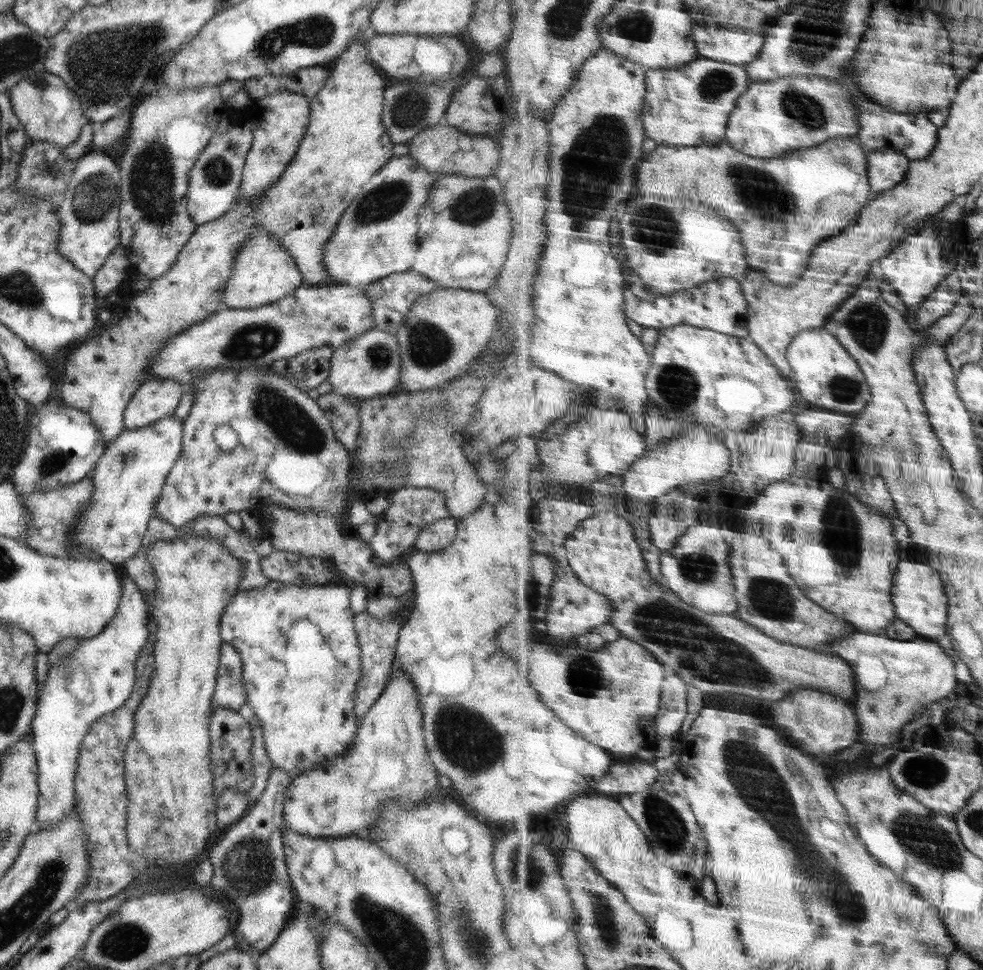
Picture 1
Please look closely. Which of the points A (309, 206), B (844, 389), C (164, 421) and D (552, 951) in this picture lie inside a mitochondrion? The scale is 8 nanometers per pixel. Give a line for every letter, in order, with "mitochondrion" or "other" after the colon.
A: other
B: mitochondrion
C: other
D: other

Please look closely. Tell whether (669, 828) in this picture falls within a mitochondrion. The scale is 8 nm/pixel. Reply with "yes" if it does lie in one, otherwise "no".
yes

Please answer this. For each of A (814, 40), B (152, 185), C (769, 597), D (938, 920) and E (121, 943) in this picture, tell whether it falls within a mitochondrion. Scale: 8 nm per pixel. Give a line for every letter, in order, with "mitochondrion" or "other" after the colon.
A: mitochondrion
B: mitochondrion
C: mitochondrion
D: other
E: mitochondrion

